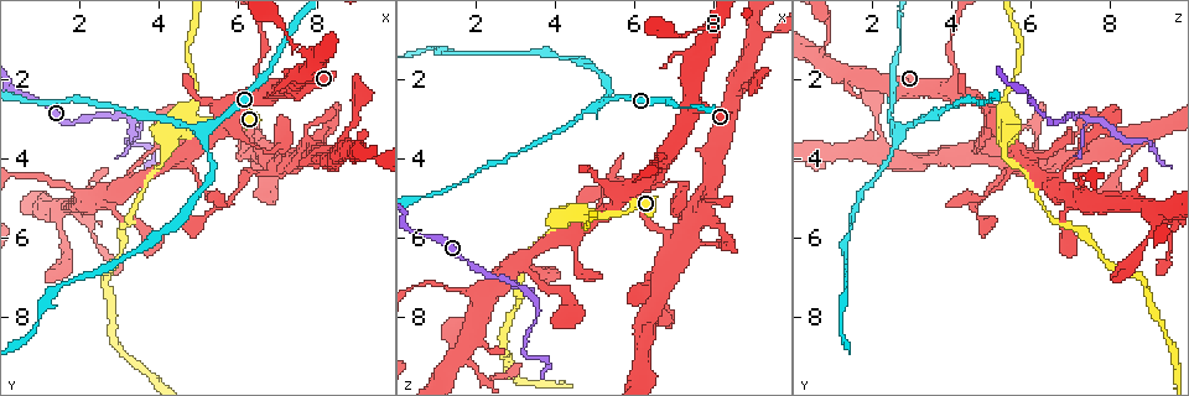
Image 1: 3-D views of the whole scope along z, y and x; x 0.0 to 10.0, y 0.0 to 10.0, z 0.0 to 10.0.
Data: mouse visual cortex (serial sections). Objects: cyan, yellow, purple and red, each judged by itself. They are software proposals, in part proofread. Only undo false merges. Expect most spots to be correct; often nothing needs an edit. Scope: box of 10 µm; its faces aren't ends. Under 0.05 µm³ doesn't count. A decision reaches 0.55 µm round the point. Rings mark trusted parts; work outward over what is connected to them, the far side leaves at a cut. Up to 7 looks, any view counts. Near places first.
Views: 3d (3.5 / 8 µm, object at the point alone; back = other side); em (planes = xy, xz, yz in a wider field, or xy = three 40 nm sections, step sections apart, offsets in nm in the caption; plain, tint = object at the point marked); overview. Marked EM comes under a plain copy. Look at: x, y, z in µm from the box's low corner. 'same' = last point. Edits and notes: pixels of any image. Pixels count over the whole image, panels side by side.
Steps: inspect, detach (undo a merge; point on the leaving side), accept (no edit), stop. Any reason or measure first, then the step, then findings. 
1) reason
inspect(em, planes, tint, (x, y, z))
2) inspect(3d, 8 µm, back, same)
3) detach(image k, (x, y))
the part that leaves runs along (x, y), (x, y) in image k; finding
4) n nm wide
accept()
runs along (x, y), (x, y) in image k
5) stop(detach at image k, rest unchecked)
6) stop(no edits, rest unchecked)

sharp bend
inspect(3d, 3.5 µm, (3.60, 3.05, 7.95))

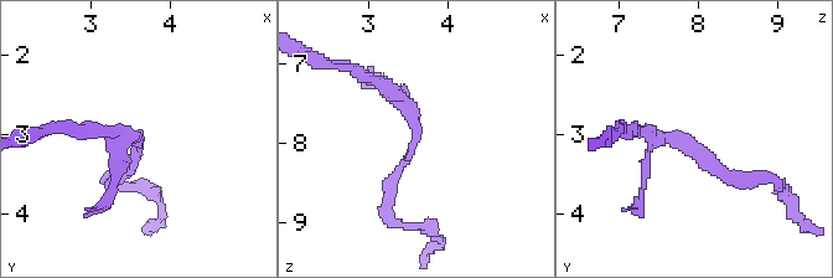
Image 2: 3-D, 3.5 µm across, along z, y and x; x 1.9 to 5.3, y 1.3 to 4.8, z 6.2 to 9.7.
inspect(em, xy, step 1, tint, (3.60, 3.10, 7.95))

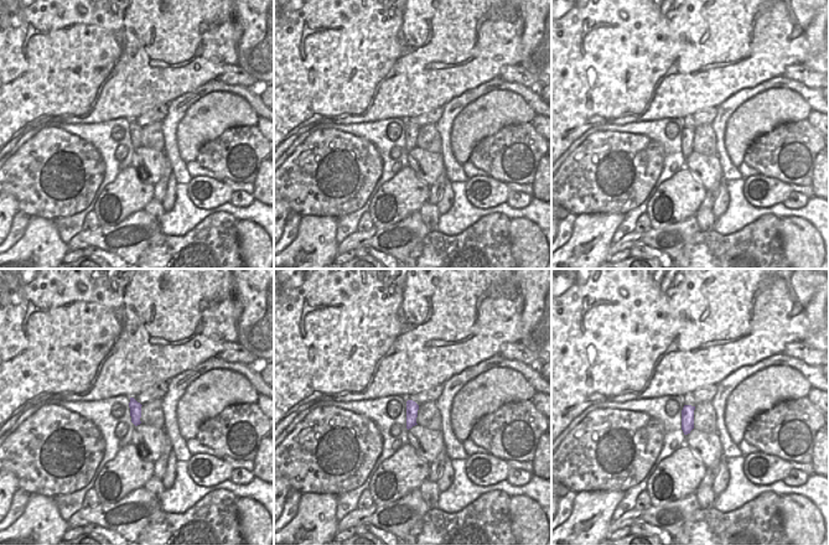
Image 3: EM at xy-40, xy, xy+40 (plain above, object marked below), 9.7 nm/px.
accept()
runs along (632, 130), (754, 180) in image 2; continuous, no second cell

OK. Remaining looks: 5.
sharp bend
inspect(3d, 8 µm, back, (4.75, 3.95, 5.65))

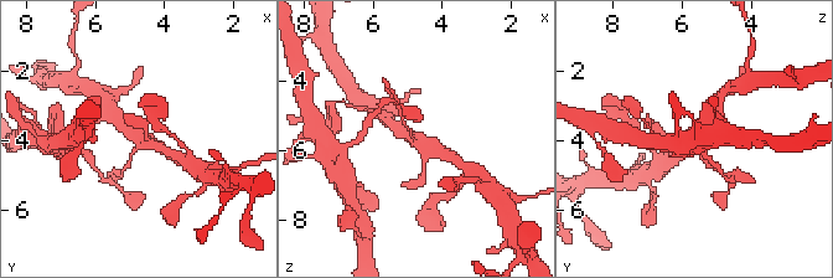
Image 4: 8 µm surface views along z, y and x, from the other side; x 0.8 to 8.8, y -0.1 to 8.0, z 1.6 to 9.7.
shape alone is not enough
inspect(em, xy, step 3, tint, same)

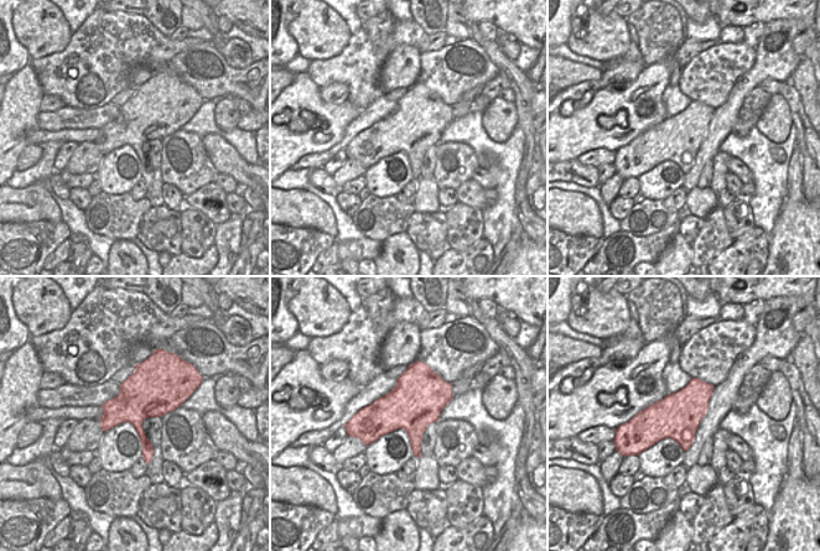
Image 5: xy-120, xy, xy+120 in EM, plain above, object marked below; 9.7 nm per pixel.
4 arms; arms of 100, 150, 350, 350 nm
accept()
runs along (113, 116), (138, 135), (125, 164) in image 4; all the same cell

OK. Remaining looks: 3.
sudden change in width
inspect(3d, 8 µm, (5.45, 5.25, 4.45))

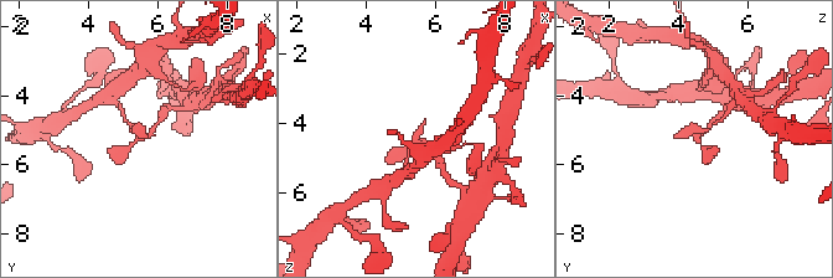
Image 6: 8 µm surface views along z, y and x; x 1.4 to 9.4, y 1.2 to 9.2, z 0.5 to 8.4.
inspect(em, planes, tint, same)

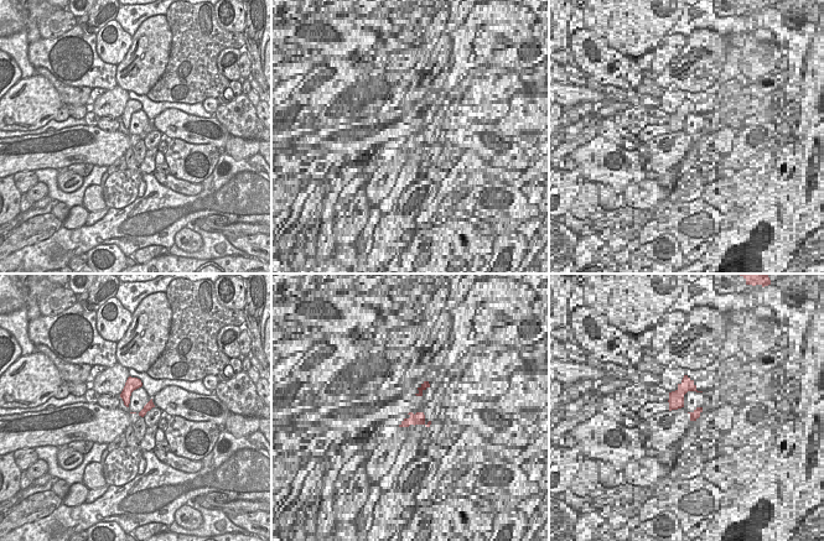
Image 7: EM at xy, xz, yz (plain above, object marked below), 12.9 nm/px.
accept()
all the same cell

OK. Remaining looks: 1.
stop(no edits, rest unchecked)

